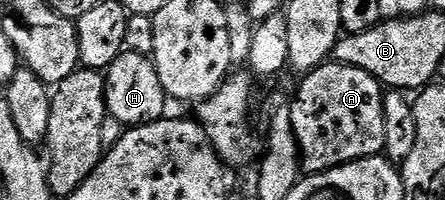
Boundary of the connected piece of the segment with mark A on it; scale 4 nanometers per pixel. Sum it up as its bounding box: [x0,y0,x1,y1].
[290,62,384,172]

